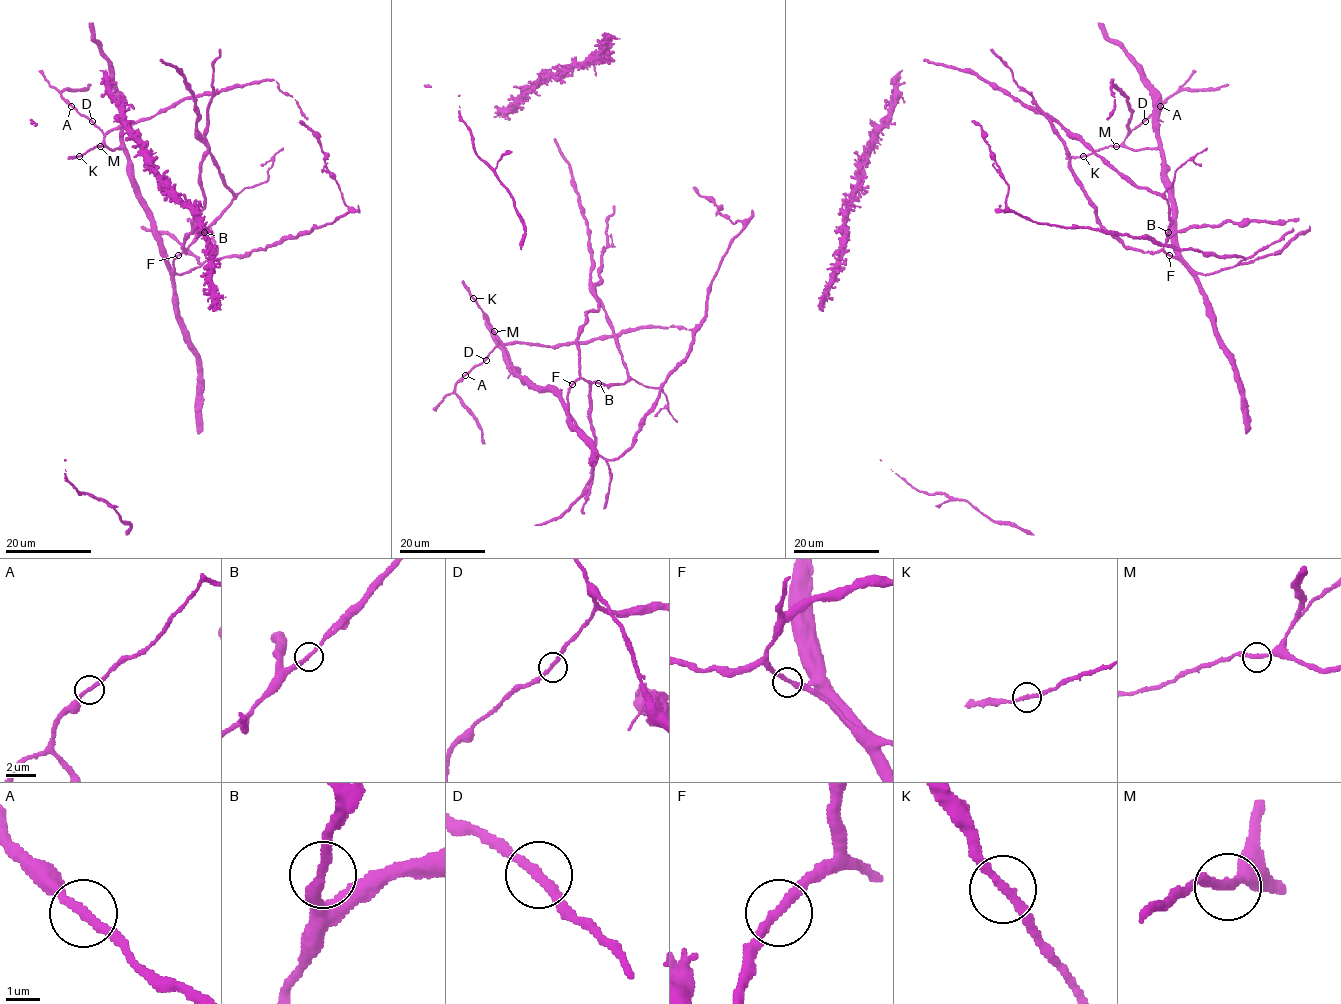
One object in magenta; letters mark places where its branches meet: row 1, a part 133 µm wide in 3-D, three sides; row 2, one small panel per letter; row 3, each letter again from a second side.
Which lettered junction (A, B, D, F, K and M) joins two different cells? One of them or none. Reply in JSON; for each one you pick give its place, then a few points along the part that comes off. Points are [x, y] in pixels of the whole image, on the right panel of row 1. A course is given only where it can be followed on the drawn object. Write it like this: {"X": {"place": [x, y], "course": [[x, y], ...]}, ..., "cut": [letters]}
{"cut": []}

